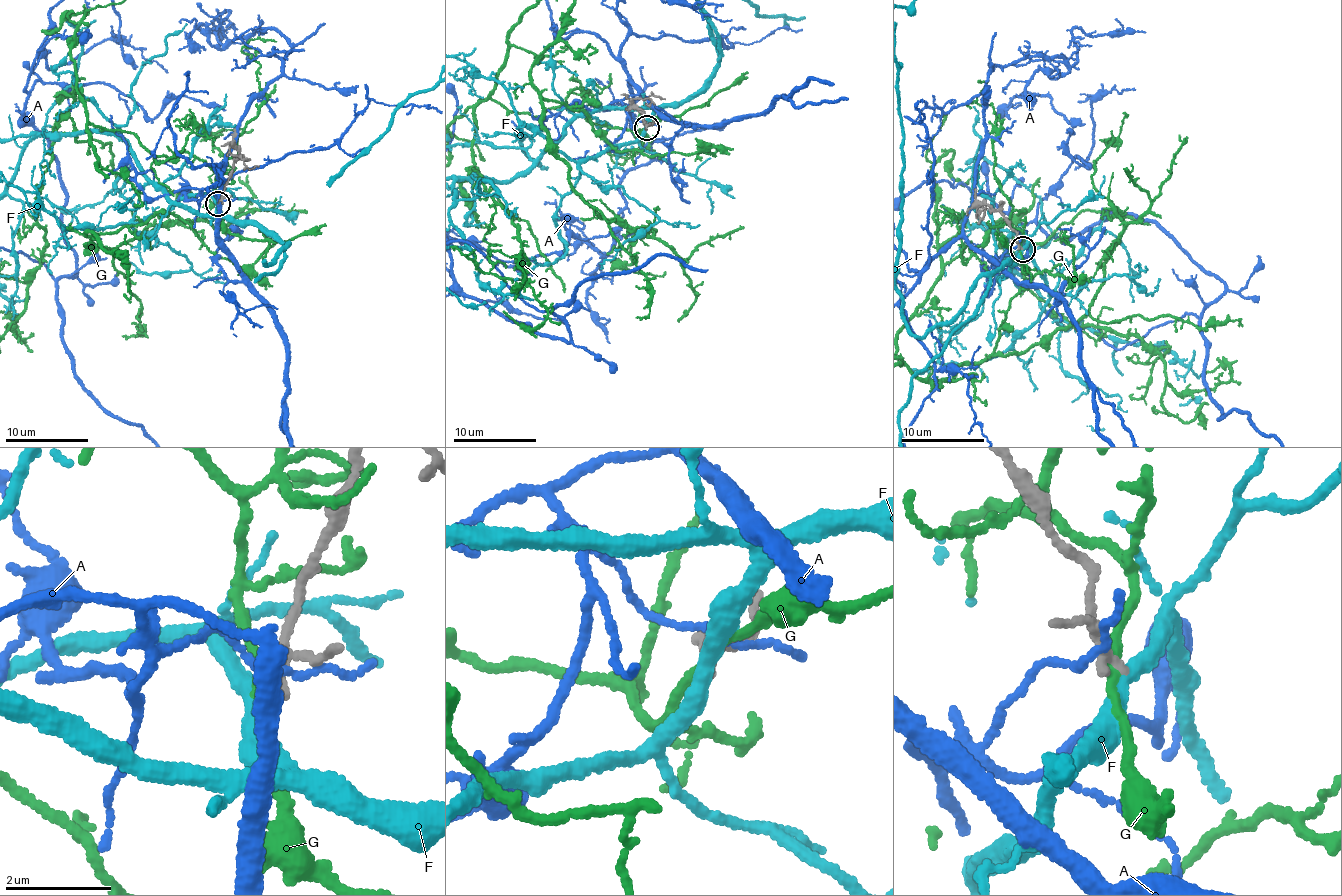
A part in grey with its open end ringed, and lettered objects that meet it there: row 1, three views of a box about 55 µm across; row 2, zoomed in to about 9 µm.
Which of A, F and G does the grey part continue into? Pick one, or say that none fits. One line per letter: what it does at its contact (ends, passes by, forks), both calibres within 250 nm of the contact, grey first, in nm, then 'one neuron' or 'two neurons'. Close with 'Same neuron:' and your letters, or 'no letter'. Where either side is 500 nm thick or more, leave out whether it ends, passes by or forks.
A: it passes by; 180 nm thick on the grey side, 120 nm on the other; two neurons
F: it passes by; 150 nm thick on the grey side, 320 nm on the other; two neurons
G: it passes by; 160 nm thick on the grey side, 170 nm on the other; two neurons
Same neuron: no letter

